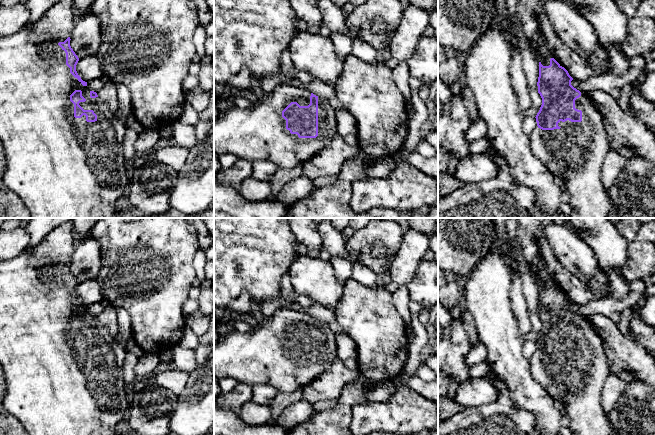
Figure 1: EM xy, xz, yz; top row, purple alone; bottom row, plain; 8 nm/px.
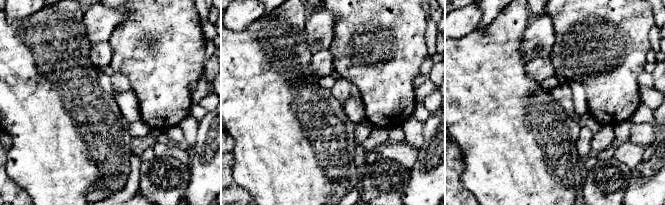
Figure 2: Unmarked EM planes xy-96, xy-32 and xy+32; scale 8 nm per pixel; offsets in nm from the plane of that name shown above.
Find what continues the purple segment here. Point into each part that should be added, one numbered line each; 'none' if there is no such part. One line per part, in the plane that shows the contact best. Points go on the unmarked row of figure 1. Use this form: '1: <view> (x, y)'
1: xz (258, 357)

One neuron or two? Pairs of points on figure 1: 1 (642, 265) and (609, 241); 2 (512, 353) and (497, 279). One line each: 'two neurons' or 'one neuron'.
1: two neurons
2: one neuron

